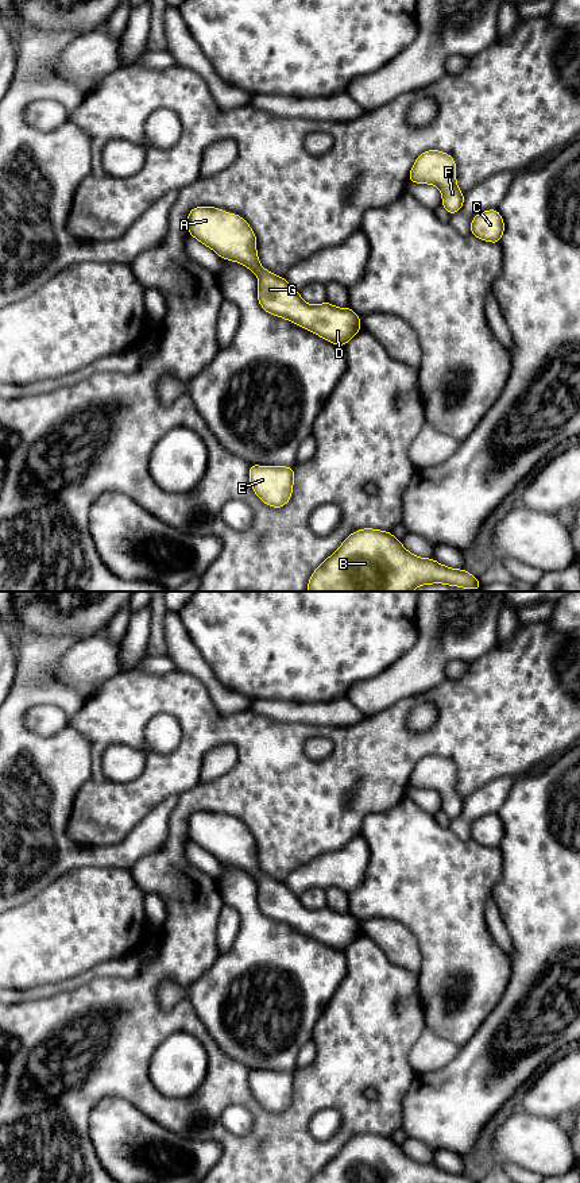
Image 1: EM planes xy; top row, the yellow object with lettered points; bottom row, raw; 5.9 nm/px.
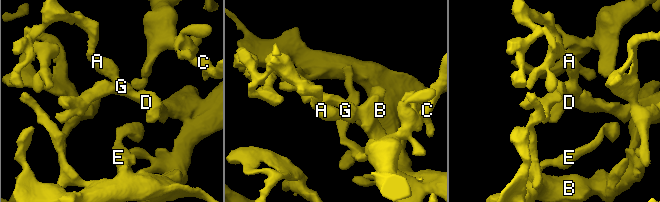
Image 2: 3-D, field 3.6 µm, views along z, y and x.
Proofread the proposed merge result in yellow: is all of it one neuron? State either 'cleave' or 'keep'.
keep

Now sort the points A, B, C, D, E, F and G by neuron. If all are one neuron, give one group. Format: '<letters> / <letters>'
A B C D E F G

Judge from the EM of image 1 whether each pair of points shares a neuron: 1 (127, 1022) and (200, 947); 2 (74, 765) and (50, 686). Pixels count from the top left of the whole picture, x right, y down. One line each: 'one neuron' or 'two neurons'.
1: one neuron
2: one neuron

